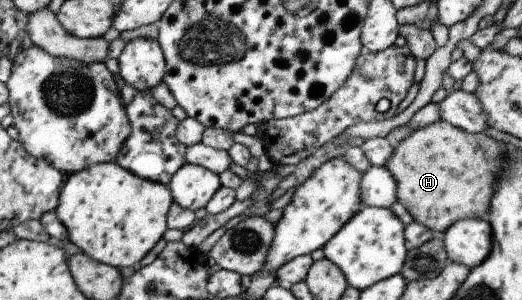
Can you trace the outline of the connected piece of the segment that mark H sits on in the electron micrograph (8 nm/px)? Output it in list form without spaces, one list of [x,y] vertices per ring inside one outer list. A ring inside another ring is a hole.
[[[438,121],[418,128],[392,146],[384,168],[396,184],[396,202],[405,208],[413,222],[442,234],[462,218],[485,218],[492,188],[502,164],[505,144],[482,133],[468,133]]]

